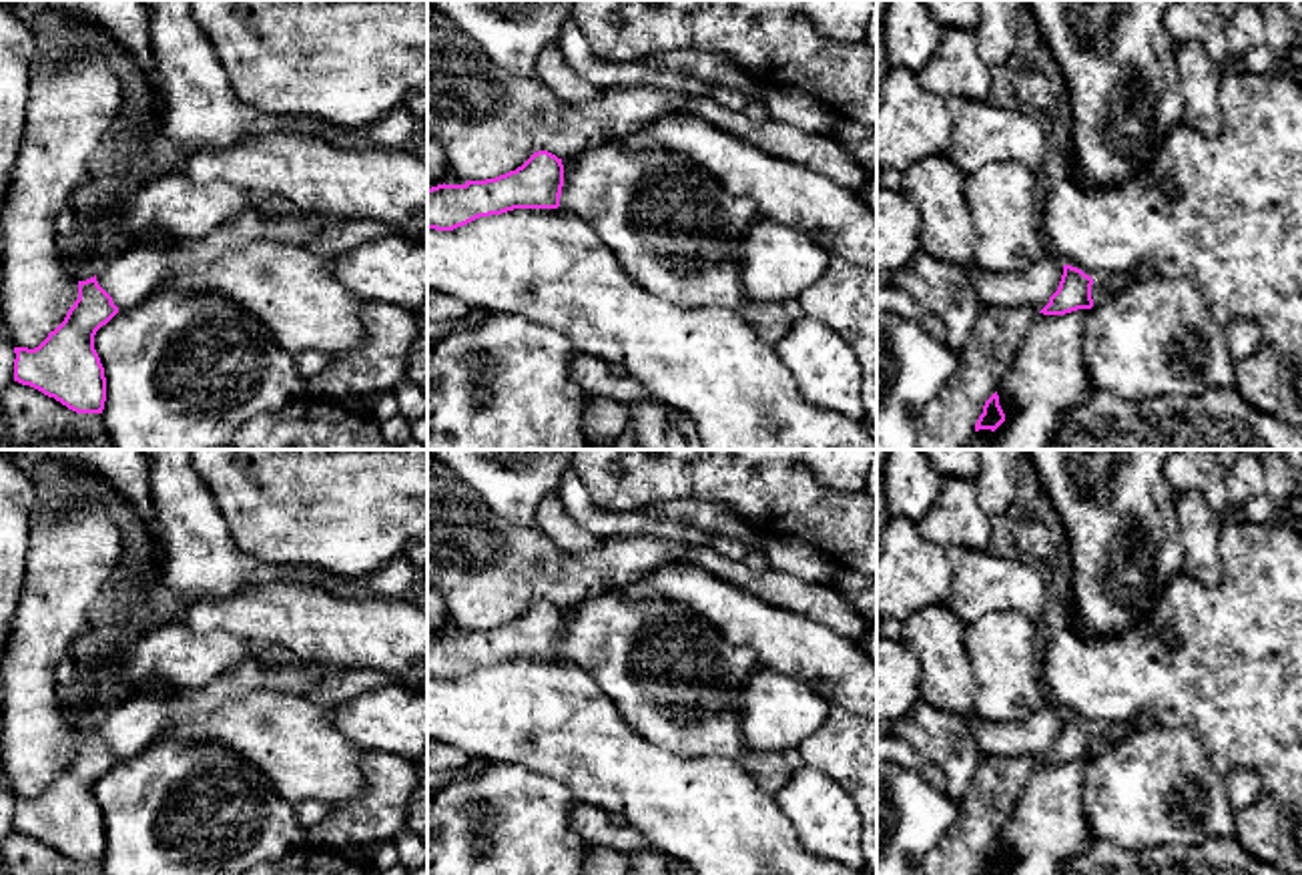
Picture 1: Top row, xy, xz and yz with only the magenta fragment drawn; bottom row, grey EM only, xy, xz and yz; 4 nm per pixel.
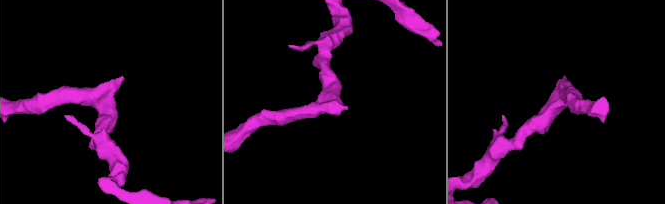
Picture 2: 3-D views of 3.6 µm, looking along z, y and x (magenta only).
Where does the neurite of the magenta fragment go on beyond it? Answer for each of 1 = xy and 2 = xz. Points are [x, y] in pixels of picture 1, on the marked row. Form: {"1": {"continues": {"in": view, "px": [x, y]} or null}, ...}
{"1": {"continues": null}, "2": {"continues": null}}

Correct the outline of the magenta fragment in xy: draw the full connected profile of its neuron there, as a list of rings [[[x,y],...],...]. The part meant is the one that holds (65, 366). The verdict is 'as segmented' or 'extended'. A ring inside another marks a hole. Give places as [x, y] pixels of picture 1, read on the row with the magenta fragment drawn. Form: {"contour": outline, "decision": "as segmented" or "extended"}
{"contour": [[[96,275],[78,281],[78,299],[64,321],[38,347],[14,347],[14,381],[54,397],[76,413],[102,413],[106,377],[94,335],[116,313],[118,307]]], "decision": "as segmented"}

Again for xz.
{"contour": [[[538,151],[516,171],[496,179],[427,189],[427,229],[453,231],[514,209],[558,209],[562,187],[562,159]]], "decision": "as segmented"}

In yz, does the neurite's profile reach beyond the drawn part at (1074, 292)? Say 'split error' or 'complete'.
complete

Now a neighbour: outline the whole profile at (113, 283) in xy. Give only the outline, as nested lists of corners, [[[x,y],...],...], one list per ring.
[[[309,213],[277,219],[241,215],[229,219],[207,237],[193,241],[187,253],[169,255],[156,247],[130,247],[122,253],[110,253],[100,261],[96,281],[112,297],[118,311],[128,311],[160,287],[173,267],[203,265],[255,241],[307,247],[315,237],[333,231],[341,223],[335,217]]]

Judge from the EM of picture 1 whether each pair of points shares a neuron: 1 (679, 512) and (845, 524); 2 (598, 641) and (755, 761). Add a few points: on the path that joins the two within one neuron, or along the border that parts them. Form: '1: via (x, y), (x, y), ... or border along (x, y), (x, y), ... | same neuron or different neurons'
1: border along (695, 498), (727, 504), (769, 538) | different neurons
2: border along (747, 751), (739, 759) | different neurons

